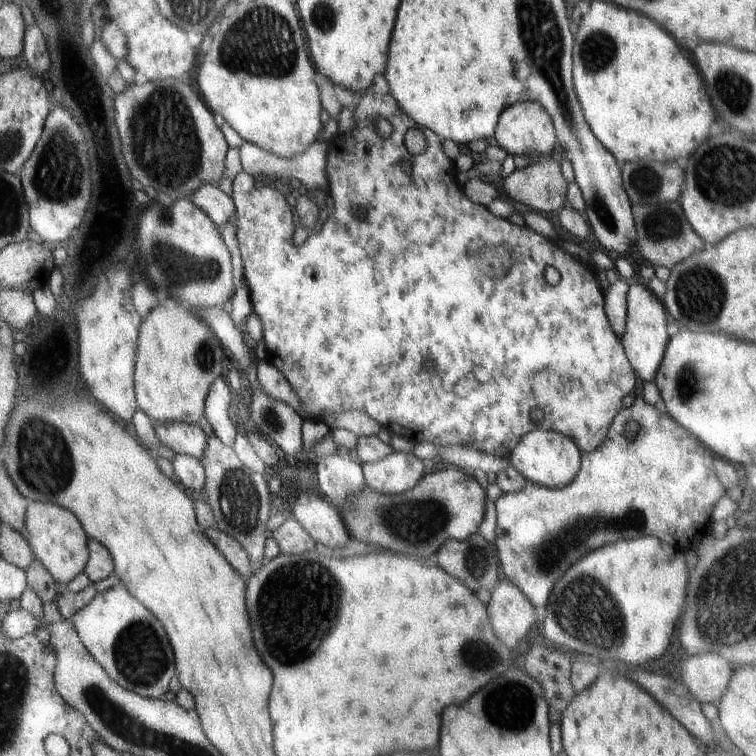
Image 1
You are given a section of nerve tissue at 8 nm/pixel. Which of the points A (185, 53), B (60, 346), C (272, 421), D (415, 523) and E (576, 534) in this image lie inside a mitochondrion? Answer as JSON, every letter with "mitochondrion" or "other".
{"A":"other","B":"other","C":"mitochondrion","D":"mitochondrion","E":"mitochondrion"}

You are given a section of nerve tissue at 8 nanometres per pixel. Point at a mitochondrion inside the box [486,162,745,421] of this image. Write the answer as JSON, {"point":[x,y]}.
{"point":[700,293]}

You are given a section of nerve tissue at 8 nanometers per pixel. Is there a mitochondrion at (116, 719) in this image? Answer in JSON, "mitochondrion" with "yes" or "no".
{"mitochondrion":"yes"}

